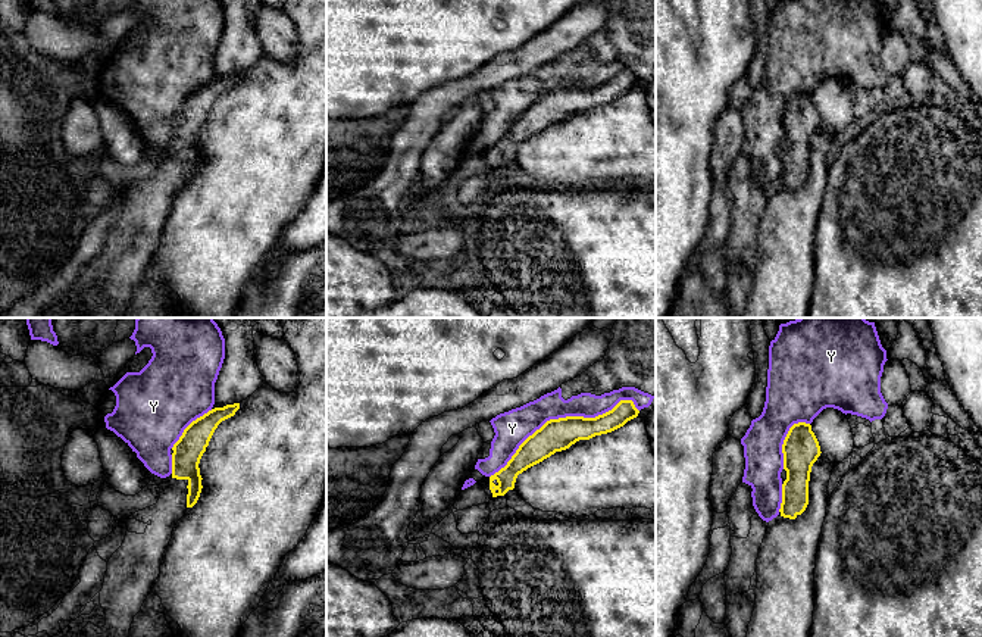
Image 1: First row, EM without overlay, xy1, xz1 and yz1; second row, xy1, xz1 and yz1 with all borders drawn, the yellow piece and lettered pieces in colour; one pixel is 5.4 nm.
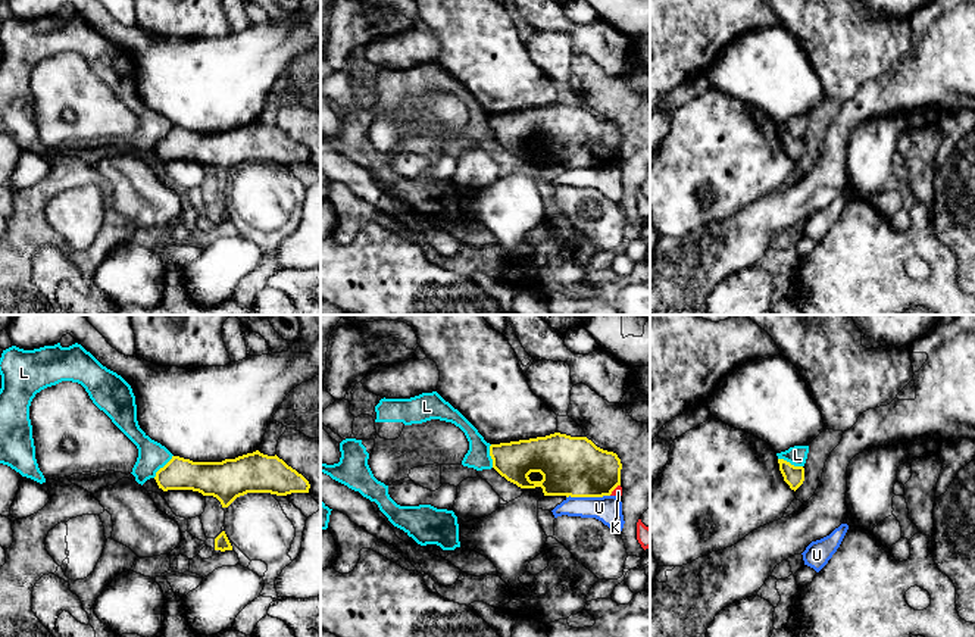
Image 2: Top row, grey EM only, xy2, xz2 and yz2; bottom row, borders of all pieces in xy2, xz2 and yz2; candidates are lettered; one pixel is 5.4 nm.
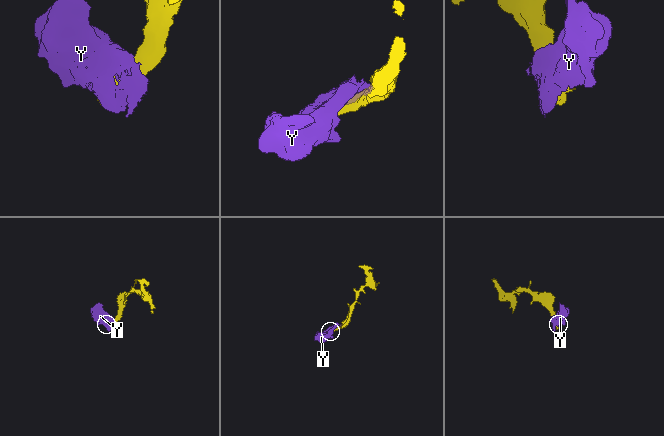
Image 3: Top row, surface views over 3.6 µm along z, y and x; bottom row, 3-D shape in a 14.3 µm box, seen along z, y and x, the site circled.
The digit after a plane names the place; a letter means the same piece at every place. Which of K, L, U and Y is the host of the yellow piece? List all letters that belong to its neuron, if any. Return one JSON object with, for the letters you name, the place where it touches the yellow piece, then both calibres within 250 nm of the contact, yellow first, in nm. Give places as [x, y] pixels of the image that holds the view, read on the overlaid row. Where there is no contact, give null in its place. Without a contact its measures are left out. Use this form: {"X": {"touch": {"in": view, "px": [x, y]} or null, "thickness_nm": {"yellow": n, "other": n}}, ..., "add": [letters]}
{"add": []}

